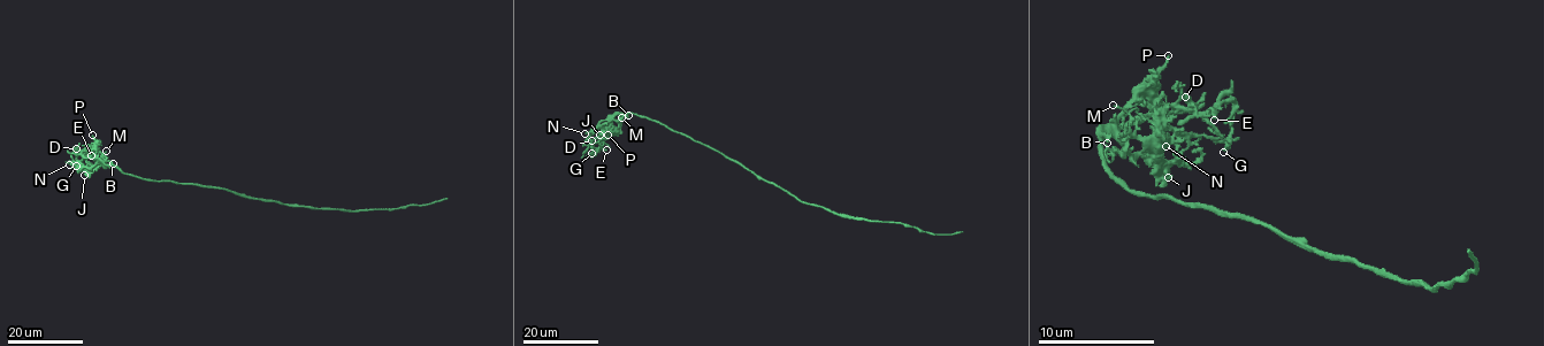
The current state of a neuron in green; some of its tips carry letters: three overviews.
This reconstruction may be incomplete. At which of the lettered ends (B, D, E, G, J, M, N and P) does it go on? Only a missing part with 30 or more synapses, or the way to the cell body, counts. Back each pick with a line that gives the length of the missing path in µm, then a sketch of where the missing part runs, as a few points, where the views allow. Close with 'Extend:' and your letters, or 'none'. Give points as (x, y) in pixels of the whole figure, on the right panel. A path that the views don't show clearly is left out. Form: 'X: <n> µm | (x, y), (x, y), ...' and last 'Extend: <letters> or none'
Extend: none

